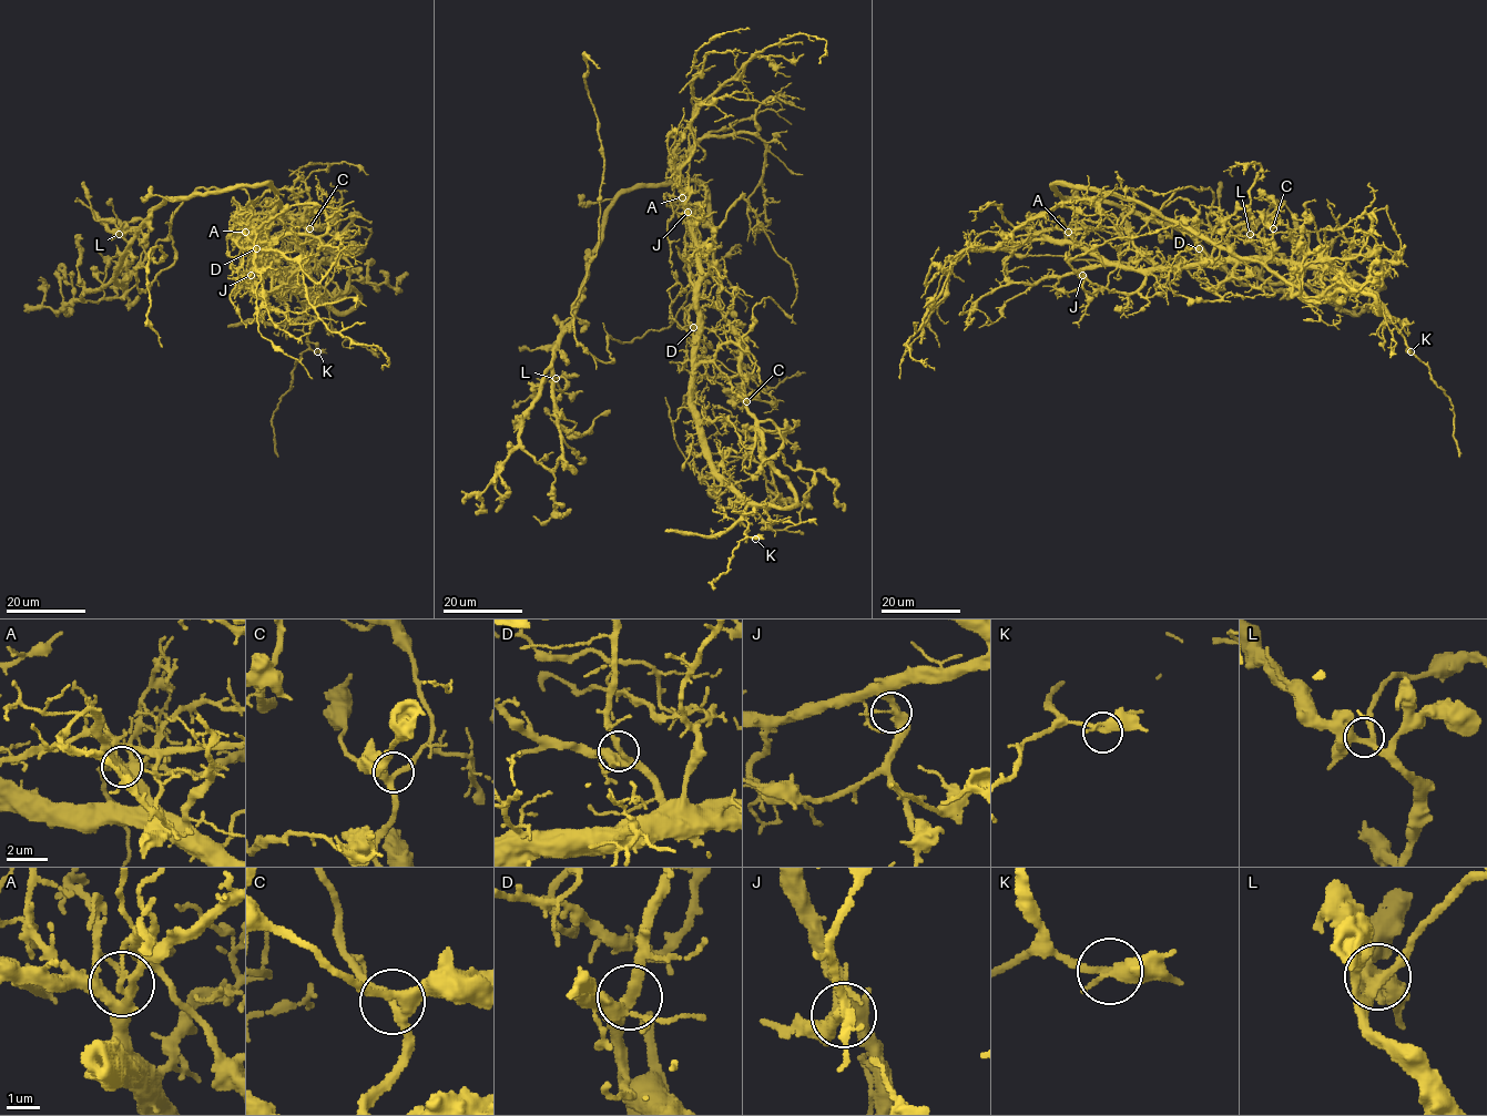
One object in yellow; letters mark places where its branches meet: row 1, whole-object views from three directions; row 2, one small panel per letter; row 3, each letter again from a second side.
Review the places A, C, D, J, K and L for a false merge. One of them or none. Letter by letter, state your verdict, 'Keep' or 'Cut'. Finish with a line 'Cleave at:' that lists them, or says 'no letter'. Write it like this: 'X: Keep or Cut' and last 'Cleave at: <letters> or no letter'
A: Cut
C: Keep
D: Keep
J: Keep
K: Keep
L: Keep
Cleave at: A

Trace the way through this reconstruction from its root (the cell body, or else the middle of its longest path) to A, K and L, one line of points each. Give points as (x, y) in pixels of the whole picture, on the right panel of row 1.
A: (1124, 228), (1068, 228), (1068, 232)
K: (1124, 228), (1142, 253), (1162, 266), (1289, 259), (1334, 270), (1364, 285), (1376, 297), (1411, 351)
L: (1124, 228), (1132, 188), (1052, 185), (1175, 224), (1241, 277), (1261, 272), (1250, 234)

